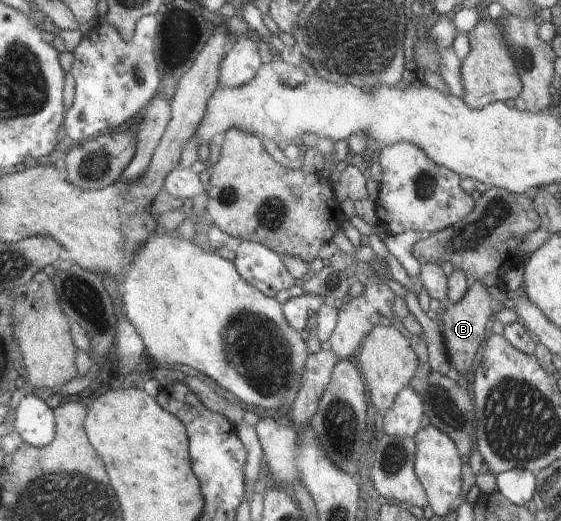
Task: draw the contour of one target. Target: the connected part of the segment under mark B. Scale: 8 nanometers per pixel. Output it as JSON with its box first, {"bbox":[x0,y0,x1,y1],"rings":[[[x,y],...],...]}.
{"bbox":[439,281,492,377],"rings":[[[474,281],[474,283],[468,284],[468,291],[462,297],[462,301],[450,305],[442,317],[439,317],[451,368],[458,371],[460,375],[464,375],[464,377],[472,371],[470,365],[474,361],[474,355],[476,355],[480,343],[486,339],[484,333],[486,333],[486,323],[488,323],[490,315],[492,315],[492,297],[490,297],[488,289],[484,287],[484,283]]]}

